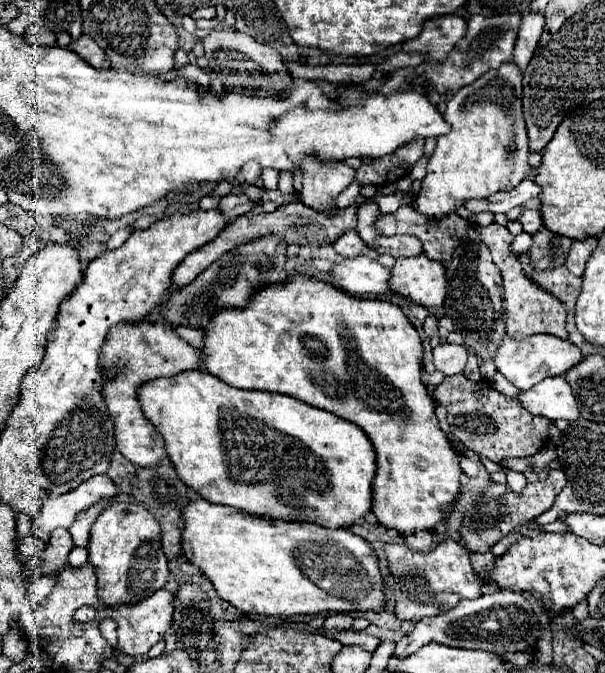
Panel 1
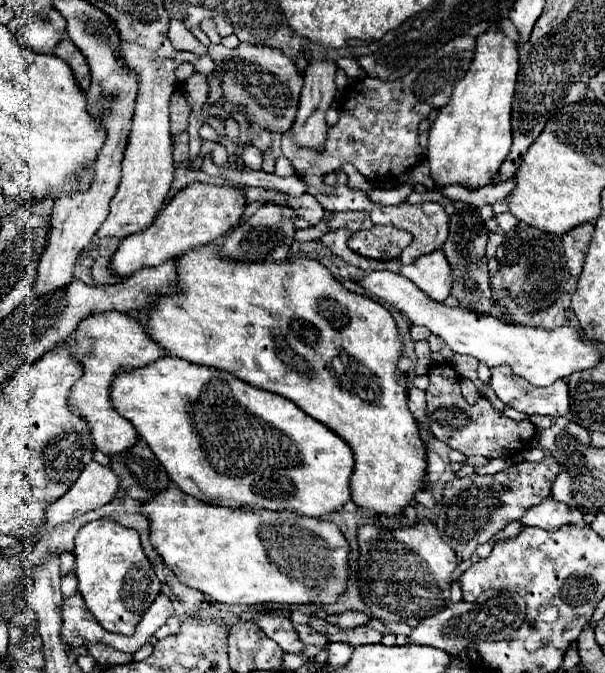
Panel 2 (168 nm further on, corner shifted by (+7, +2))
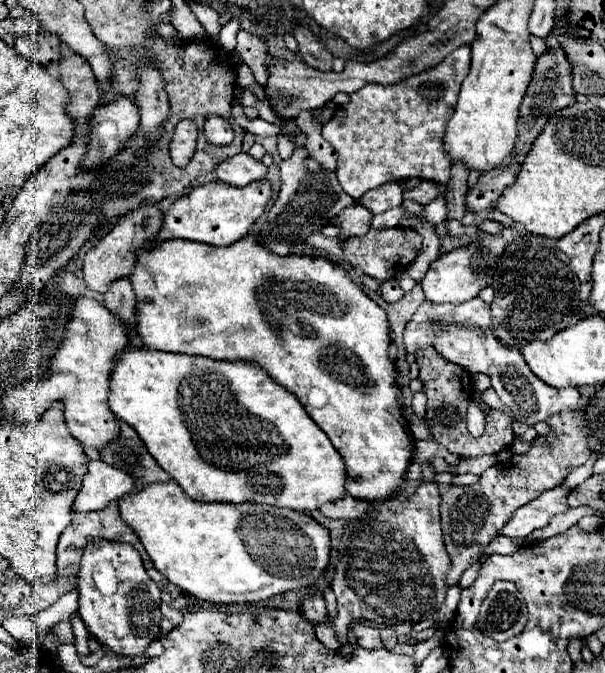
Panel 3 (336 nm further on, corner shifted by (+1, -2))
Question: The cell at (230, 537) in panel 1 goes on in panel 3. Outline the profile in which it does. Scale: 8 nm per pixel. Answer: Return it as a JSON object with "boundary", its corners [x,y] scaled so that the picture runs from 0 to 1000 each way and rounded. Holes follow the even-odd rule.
{"boundary":[[[291,713],[274,719],[248,719],[235,731],[212,731],[195,746],[202,773],[228,790],[255,844],[274,856],[304,883],[344,895],[387,897],[387,895],[430,895],[456,883],[496,874],[516,874],[536,859],[545,829],[545,796],[516,767],[476,755],[456,755],[423,746],[324,746],[301,731]]]}

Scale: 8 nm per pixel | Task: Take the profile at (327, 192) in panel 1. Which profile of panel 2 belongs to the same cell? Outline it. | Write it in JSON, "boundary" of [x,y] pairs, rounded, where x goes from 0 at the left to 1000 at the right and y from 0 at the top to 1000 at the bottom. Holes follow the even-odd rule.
{"boundary":[[[516,89],[502,107],[502,131],[496,140],[496,155],[489,166],[489,178],[479,190],[483,208],[496,220],[536,220],[539,202],[542,202],[542,184],[539,184],[539,163],[552,152],[555,140],[555,125],[552,125],[552,110],[555,110],[555,95],[545,89]]]}

